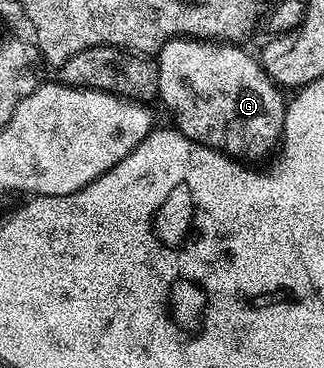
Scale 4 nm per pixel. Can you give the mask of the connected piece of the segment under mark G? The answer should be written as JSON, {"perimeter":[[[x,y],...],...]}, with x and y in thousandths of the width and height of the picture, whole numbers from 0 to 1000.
{"perimeter":[[[552,103],[546,109],[522,109],[497,136],[481,144],[481,171],[488,179],[488,272],[494,283],[525,302],[525,315],[537,323],[534,345],[562,367],[577,370],[593,386],[623,391],[636,402],[660,402],[670,413],[691,413],[713,429],[731,429],[747,440],[796,440],[784,435],[809,435],[833,410],[861,399],[870,375],[870,348],[883,337],[883,288],[886,274],[870,272],[873,253],[864,247],[861,231],[849,228],[821,196],[809,188],[806,171],[793,160],[784,163],[765,144],[722,114],[639,114],[633,109],[593,109],[583,103]]]}

